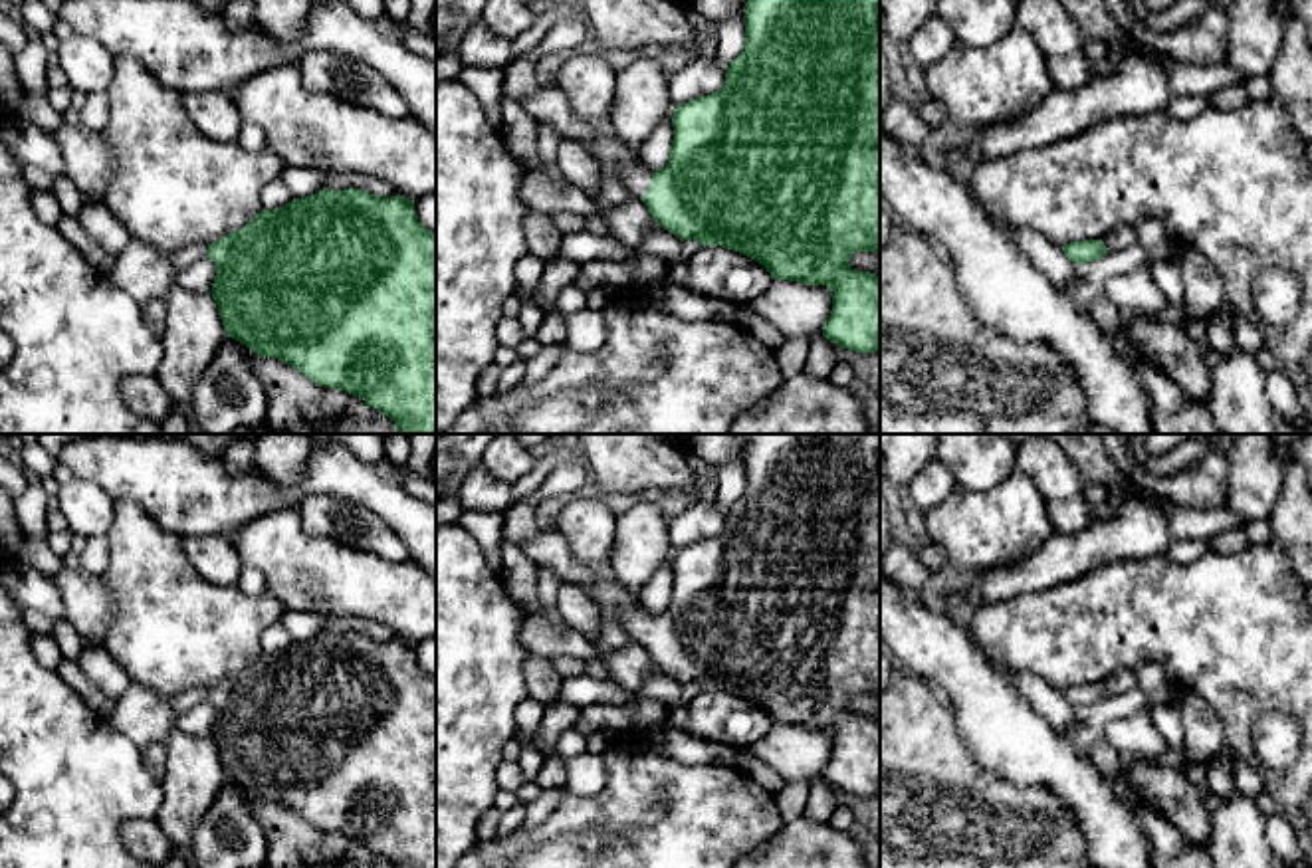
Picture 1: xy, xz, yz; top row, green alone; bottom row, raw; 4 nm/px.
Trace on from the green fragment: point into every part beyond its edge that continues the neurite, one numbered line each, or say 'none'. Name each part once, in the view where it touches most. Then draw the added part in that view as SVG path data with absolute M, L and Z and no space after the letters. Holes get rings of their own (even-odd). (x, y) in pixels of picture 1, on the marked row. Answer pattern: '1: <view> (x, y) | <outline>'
1: xz (637, 179) | M620 164L618 174L632 198L642 198L648 192L652 174L640 164Z

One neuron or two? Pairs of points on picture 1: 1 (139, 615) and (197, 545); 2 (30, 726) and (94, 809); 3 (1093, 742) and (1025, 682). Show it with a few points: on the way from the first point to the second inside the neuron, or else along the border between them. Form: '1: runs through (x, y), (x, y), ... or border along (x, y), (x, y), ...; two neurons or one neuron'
1: border along (181, 538), (189, 563), (209, 581), (222, 585); two neurons
2: runs through (50, 746), (60, 756), (60, 773), (74, 789); one neuron
3: runs through (1077, 726), (1041, 696); one neuron

